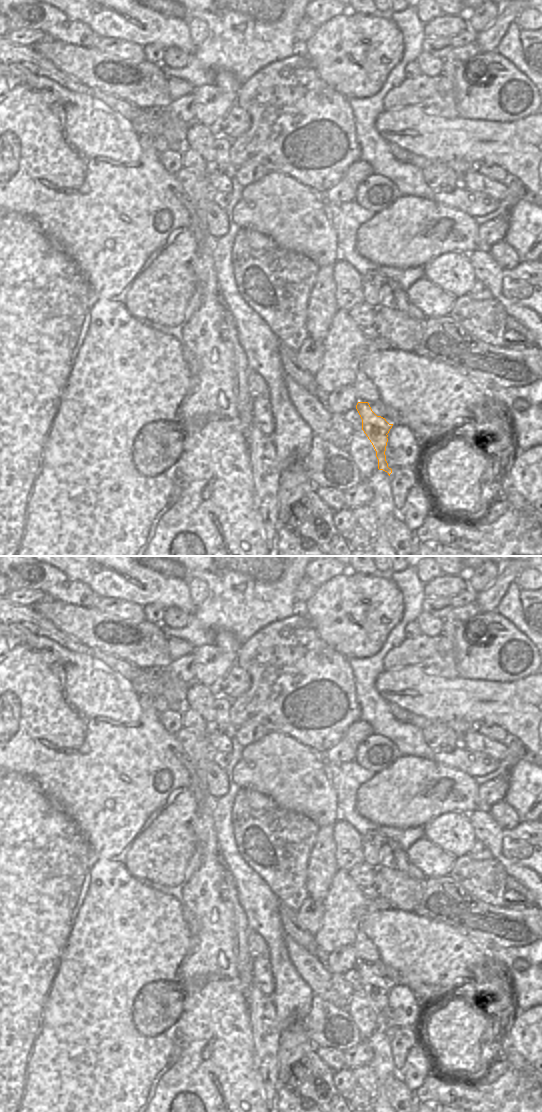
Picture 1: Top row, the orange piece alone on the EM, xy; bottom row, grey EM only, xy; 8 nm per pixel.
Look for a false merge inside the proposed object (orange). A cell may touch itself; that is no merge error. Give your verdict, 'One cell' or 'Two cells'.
Two cells.

